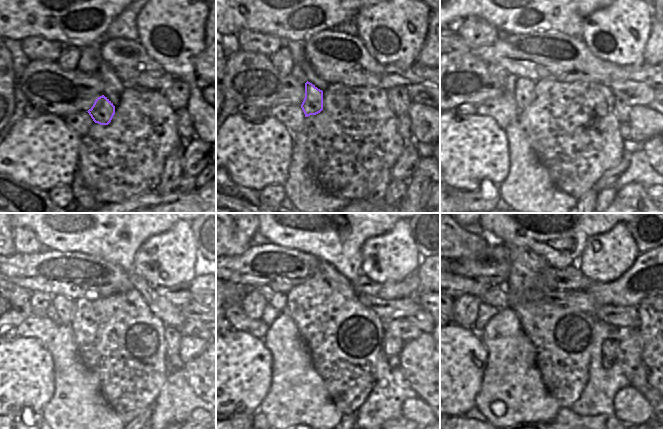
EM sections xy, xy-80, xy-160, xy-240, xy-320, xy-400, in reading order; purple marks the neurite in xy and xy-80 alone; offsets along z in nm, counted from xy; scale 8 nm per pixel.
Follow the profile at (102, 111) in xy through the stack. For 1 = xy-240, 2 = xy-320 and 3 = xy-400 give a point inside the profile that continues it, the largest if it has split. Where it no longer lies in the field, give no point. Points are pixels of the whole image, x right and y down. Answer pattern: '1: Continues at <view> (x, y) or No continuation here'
1: Continues at xy-240 (65, 307)
2: Continues at xy-320 (278, 300)
3: Continues at xy-400 (460, 285)

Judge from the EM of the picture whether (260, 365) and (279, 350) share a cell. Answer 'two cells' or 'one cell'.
two cells

